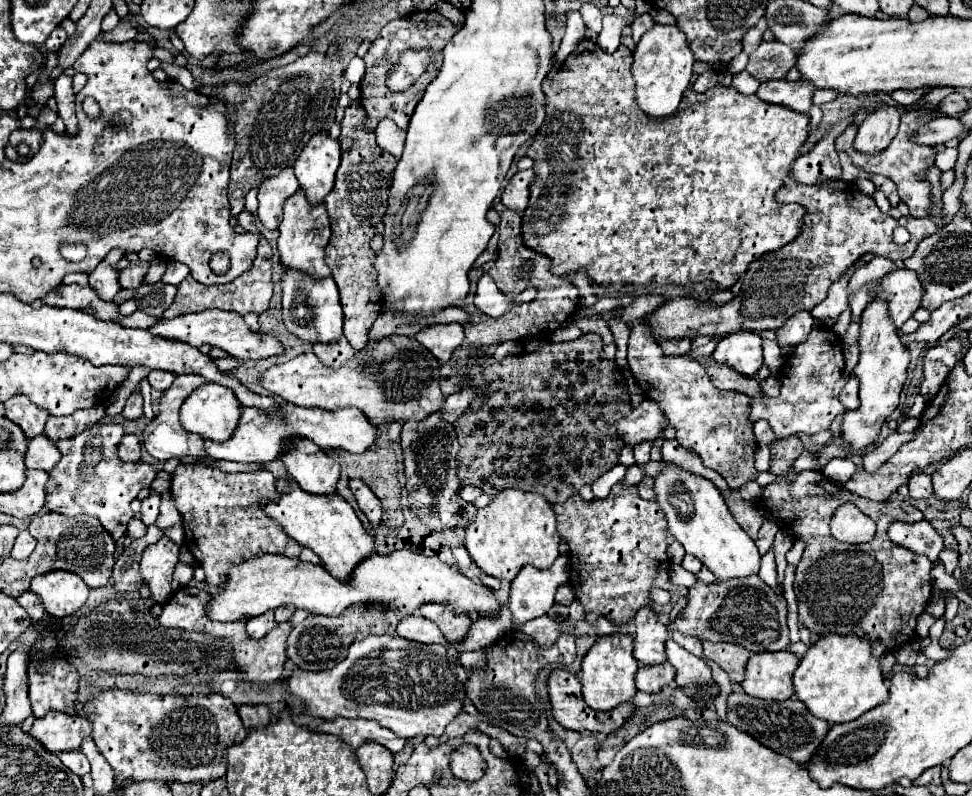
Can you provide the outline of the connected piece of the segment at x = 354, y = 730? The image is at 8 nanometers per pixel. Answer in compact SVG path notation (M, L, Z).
M320 720L320 732L342 738L354 750L366 742L378 742L396 754L406 746L406 740L396 738L394 732L380 728L372 720Z

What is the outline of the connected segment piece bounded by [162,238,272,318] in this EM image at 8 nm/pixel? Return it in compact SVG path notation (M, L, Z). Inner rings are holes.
M262 238L260 240L260 248L258 248L258 258L252 264L250 272L244 272L244 276L236 278L232 284L220 284L220 286L204 286L200 282L196 282L192 276L186 276L182 280L182 284L178 286L178 296L172 304L170 310L166 310L162 316L164 318L174 318L178 314L186 314L186 312L202 312L208 308L218 308L218 310L232 310L238 314L248 314L248 312L256 312L262 314L268 308L268 302L272 298L272 248L268 246L268 242Z

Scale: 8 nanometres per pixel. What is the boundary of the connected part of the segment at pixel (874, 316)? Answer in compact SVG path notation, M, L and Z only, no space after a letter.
M874 298L868 302L860 316L860 336L858 336L860 360L854 368L854 376L860 380L860 408L844 414L842 438L852 450L862 450L874 446L882 424L896 410L902 386L906 382L906 372L910 364L910 352L900 342L900 332L894 326L888 302L884 298Z

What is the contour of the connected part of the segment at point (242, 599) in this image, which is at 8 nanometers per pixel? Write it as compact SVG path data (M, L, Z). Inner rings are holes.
M398 550L388 556L374 554L362 560L356 566L350 582L336 580L322 564L314 566L310 562L272 554L254 556L228 570L226 582L212 592L206 616L218 622L234 622L244 616L260 616L266 610L274 610L284 604L294 604L296 608L310 610L312 614L340 616L344 608L356 602L380 602L386 608L402 612L404 616L428 602L452 604L458 612L468 612L468 608L474 608L478 614L488 616L494 616L500 608L490 588L472 582L456 568L446 566L438 558L428 558L412 550Z

